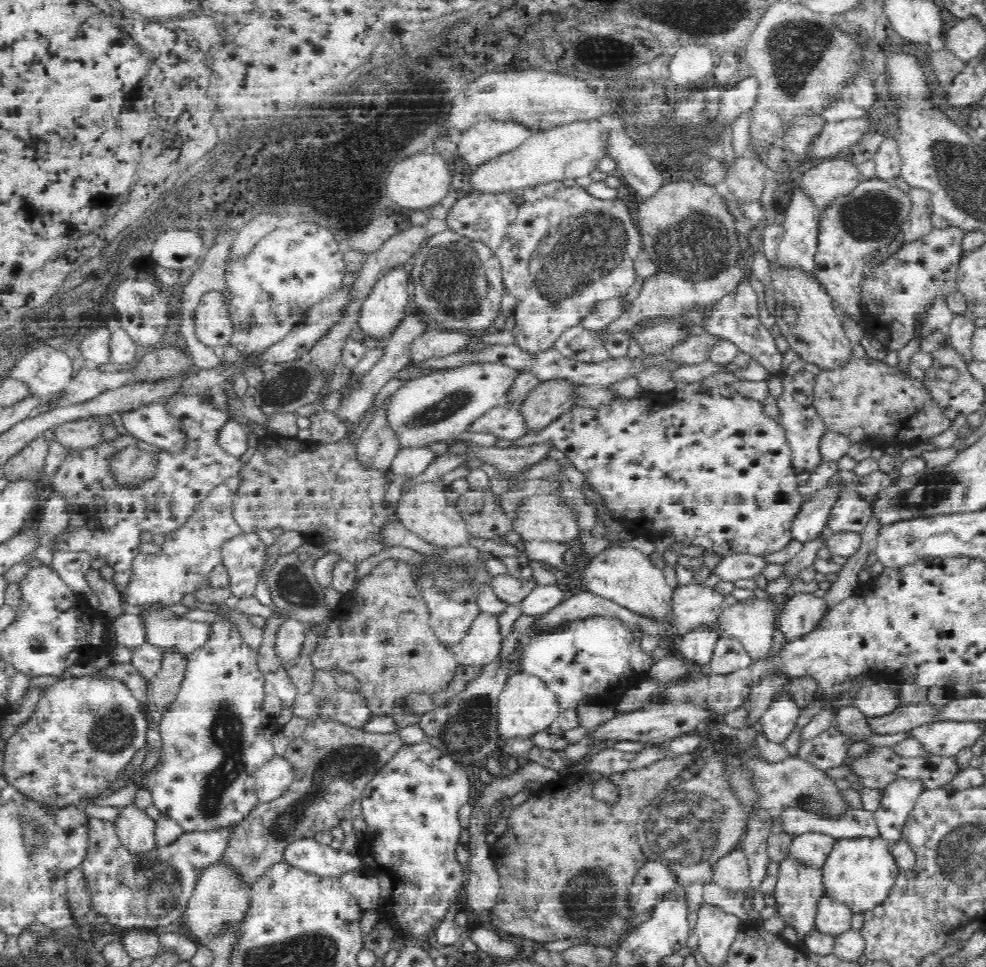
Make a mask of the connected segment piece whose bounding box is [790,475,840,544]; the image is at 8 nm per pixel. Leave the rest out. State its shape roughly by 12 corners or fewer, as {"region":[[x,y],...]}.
{"region":[[834,476],[801,505],[790,540],[814,540],[827,528],[837,501]]}

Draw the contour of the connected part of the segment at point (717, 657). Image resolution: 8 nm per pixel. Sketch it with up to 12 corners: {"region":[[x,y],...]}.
{"region":[[720,637],[710,674],[727,675],[753,663],[738,640]]}

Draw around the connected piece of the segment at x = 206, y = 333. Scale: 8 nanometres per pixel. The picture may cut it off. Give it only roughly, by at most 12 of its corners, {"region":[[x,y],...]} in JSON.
{"region":[[221,292],[195,310],[198,342],[216,352],[230,344]]}

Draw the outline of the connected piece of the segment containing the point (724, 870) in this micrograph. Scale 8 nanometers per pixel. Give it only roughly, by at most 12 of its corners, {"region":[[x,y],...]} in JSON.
{"region":[[740,847],[718,861],[711,882],[732,895],[751,888]]}

